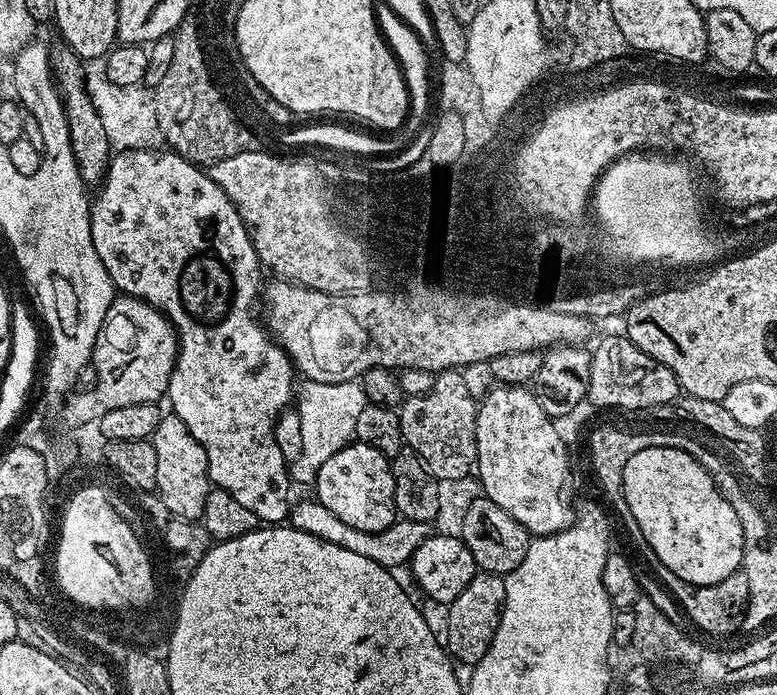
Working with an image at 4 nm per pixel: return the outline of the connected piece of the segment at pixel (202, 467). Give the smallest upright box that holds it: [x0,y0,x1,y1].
[150,414,210,521]

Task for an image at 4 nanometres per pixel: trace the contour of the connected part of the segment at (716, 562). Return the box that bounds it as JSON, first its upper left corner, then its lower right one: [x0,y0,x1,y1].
[622,448,744,586]

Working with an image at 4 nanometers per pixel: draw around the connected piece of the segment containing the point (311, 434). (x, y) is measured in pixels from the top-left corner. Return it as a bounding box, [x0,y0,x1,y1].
[290,380,369,485]

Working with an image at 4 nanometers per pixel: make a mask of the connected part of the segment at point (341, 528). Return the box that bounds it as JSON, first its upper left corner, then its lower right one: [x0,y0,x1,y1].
[290,498,430,570]

